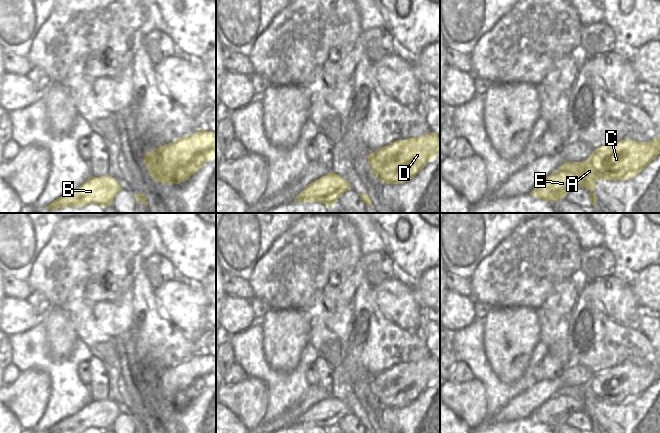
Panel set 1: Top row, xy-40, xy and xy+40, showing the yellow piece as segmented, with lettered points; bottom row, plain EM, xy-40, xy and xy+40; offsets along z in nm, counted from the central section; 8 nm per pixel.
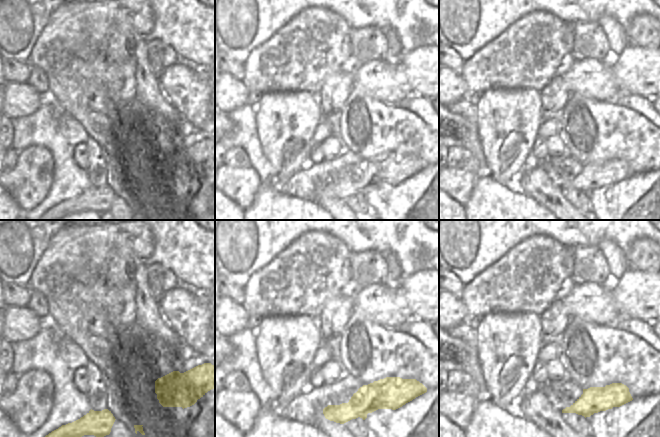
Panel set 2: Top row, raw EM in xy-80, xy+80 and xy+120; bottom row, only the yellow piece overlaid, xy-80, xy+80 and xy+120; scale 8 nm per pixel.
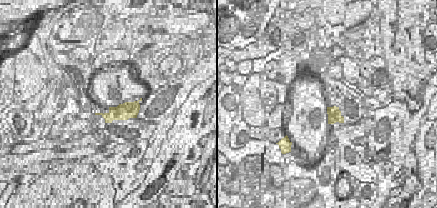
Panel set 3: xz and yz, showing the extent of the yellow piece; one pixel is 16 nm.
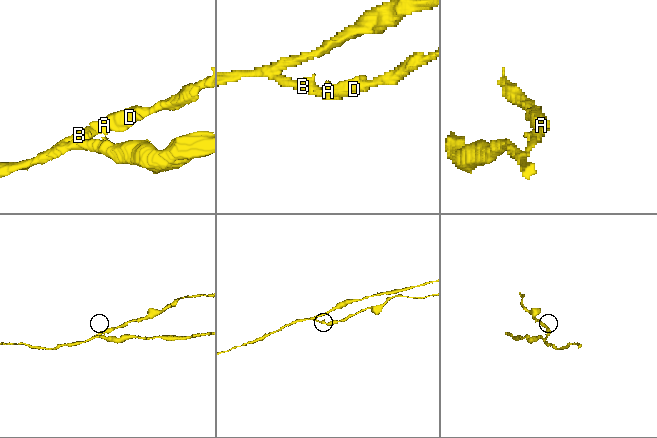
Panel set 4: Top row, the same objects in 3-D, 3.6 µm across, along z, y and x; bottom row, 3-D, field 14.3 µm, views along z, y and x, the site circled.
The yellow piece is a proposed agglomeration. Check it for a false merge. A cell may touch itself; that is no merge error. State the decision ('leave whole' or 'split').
split

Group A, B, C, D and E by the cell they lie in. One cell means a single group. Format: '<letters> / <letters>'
A B E / C D

